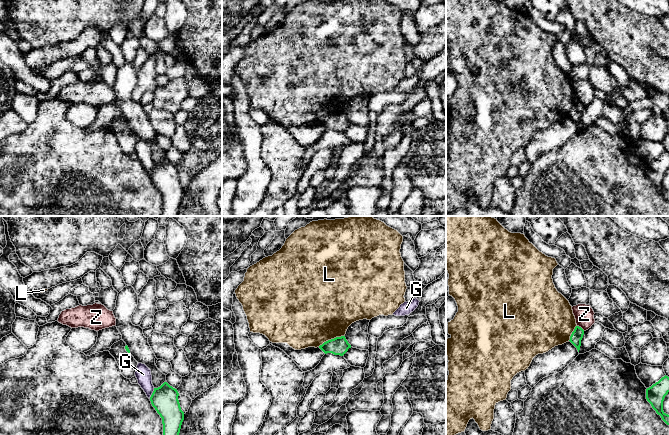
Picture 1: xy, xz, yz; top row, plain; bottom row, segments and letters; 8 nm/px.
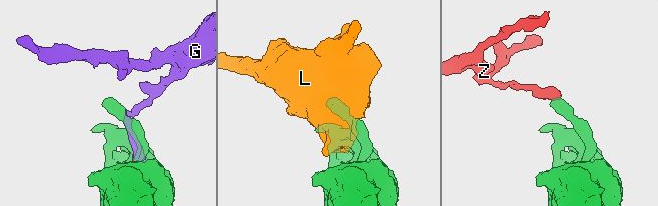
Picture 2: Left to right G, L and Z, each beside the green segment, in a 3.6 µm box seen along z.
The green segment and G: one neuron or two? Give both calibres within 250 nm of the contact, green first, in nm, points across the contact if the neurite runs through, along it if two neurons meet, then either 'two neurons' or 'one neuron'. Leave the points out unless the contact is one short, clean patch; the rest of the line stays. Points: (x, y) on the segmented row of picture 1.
220/130 nm | two neurons

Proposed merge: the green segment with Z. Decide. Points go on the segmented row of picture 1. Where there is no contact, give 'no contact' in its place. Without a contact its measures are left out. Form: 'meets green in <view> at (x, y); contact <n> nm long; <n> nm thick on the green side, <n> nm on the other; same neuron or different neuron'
meets green in yz at (580, 327); contact 80 nm long; 90 nm thick on the green side, 160 nm on the other; different neuron

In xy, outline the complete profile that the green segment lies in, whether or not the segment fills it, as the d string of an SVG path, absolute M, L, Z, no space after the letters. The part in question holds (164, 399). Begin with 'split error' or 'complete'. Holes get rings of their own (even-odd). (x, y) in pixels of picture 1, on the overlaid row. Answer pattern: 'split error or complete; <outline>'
complete; M164 382L154 388L150 397L152 406L162 418L163 435L179 435L184 412L181 410L177 389Z

